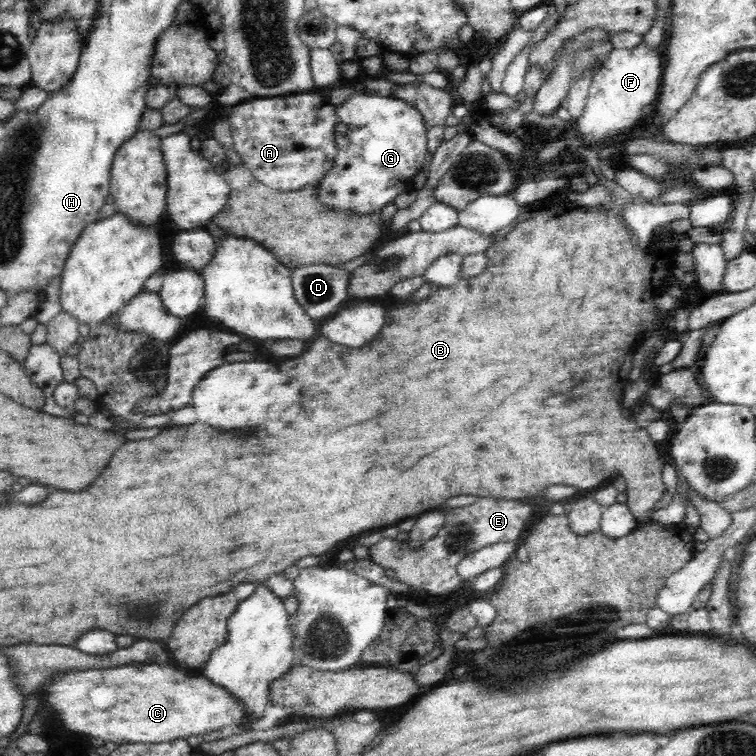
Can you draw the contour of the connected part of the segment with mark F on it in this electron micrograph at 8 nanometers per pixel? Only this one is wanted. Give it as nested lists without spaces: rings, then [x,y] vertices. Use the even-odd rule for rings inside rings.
[[[645,41],[632,50],[614,49],[594,76],[586,109],[578,120],[578,132],[588,142],[602,142],[610,136],[624,134],[640,120],[642,109],[656,102],[661,92],[661,80],[664,70],[663,46],[650,48]]]

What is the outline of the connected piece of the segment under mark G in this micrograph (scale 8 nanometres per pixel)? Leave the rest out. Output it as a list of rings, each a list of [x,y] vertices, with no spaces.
[[[354,92],[342,106],[334,106],[338,124],[333,128],[336,141],[336,158],[323,178],[314,185],[316,198],[328,205],[333,212],[348,213],[348,216],[364,216],[380,211],[402,193],[413,190],[414,178],[426,162],[427,130],[422,114],[415,107],[395,96],[376,95],[369,92]]]

